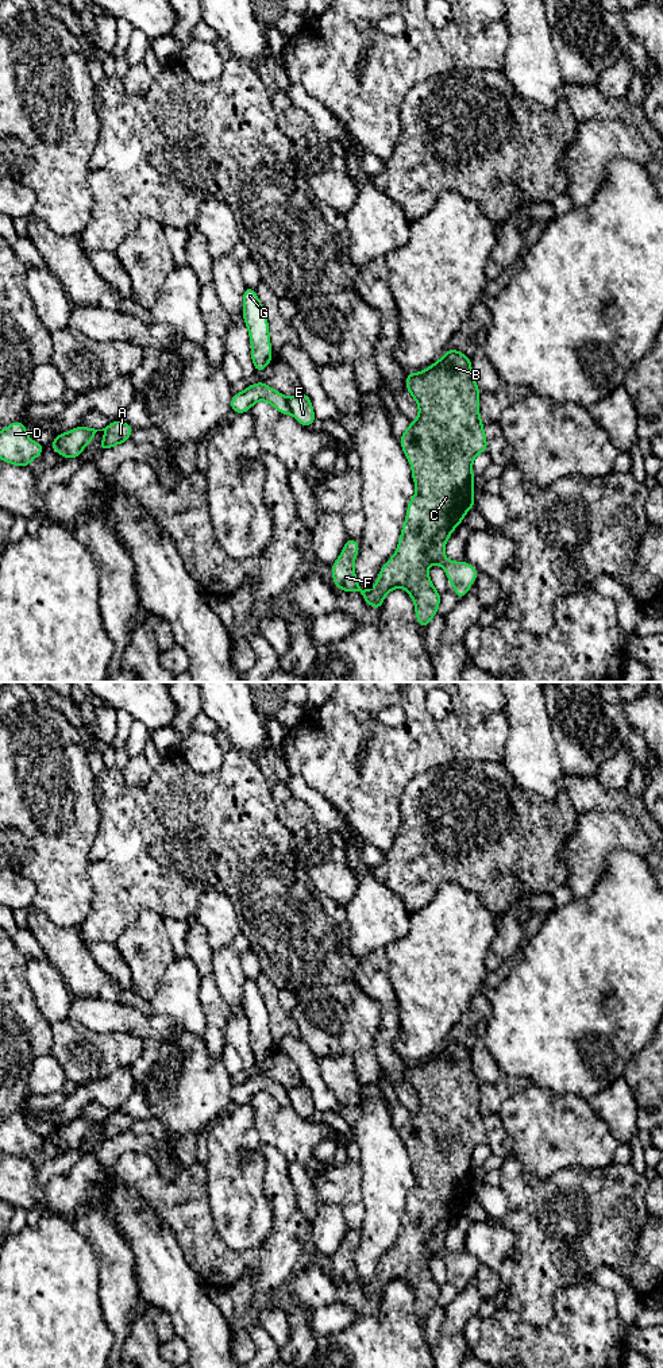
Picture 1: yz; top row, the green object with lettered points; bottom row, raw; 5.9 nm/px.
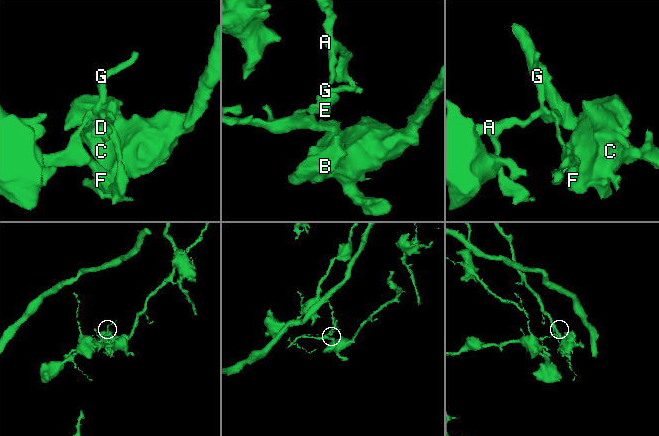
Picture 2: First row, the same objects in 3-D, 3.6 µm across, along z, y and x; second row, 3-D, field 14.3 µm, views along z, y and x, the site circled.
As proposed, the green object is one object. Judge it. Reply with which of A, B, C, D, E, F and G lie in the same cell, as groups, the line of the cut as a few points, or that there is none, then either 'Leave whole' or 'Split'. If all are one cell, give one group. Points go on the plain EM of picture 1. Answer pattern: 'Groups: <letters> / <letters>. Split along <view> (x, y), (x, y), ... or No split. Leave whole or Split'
Groups: A D G / B C E F. Split along yz (286, 1090), (290, 1105). Split

